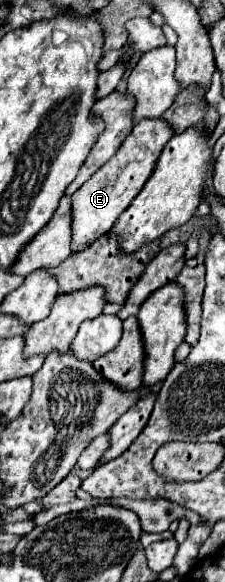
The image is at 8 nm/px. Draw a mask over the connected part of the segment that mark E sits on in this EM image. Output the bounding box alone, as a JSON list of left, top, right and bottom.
[72,119,176,253]

